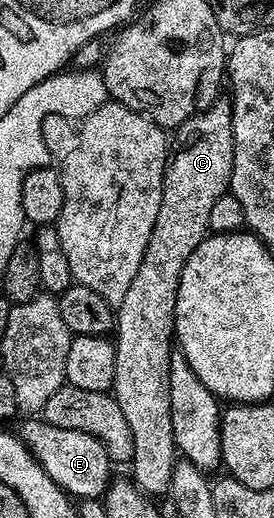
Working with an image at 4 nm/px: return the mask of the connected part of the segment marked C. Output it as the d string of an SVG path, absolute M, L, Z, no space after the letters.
M226 98L216 99L212 107L207 107L203 111L196 111L195 116L179 126L177 129L179 140L174 140L173 150L170 152L165 177L163 178L163 188L161 189L161 209L157 209L157 221L153 225L153 233L149 233L149 245L145 249L145 257L141 257L141 269L137 269L137 277L133 277L133 285L129 285L129 293L125 293L125 301L117 308L117 318L113 332L113 342L115 345L115 372L113 373L113 385L111 391L115 396L117 405L121 405L121 413L125 413L125 421L129 421L129 430L133 433L133 457L129 464L130 478L136 487L148 496L162 496L170 488L171 474L177 462L177 448L173 437L173 413L169 413L169 361L173 350L173 340L175 338L175 306L177 305L177 289L181 281L181 269L185 269L185 261L193 257L193 249L201 245L201 241L209 234L209 209L213 209L217 197L228 194L231 185L231 174L233 173L233 129L231 128L231 104Z

